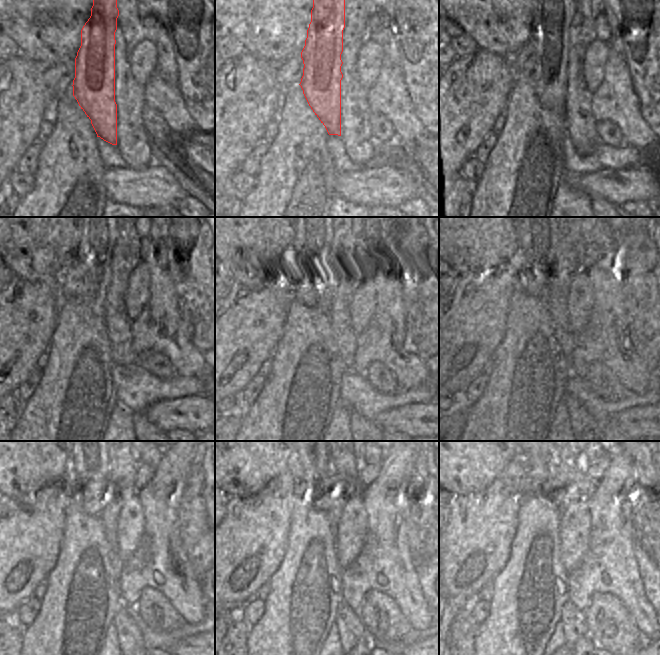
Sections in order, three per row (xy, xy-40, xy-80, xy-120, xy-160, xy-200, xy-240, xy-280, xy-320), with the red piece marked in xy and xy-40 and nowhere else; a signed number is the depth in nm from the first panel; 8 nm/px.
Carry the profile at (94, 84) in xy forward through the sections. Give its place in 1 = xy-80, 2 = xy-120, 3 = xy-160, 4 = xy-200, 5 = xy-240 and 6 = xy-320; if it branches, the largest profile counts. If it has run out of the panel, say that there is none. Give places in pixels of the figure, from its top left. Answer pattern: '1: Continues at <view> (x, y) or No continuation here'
1: Continues at xy-80 (549, 37)
2: Continues at xy-120 (96, 237)
3: Continues at xy-160 (320, 237)
4: Continues at xy-200 (539, 238)
5: Continues at xy-240 (89, 461)
6: Continues at xy-320 (541, 461).

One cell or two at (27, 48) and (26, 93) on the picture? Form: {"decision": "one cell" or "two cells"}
{"decision": "two cells"}

